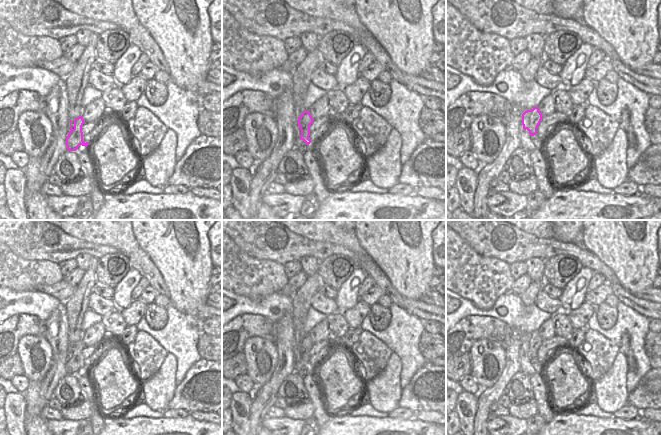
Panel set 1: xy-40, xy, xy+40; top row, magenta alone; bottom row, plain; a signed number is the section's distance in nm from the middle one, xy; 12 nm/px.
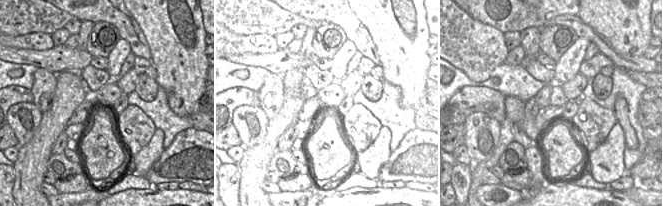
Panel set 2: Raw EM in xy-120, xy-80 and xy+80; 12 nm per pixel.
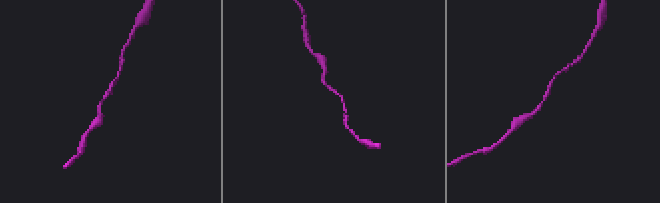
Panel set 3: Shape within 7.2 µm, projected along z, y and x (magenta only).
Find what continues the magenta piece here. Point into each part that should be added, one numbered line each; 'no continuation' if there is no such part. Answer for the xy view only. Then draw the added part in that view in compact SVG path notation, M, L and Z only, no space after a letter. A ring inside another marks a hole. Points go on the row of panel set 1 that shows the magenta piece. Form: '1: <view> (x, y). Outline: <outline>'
no continuation

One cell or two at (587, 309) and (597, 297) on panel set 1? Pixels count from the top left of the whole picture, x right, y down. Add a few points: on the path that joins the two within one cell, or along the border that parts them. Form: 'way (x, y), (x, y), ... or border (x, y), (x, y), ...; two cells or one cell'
border (585, 300), (595, 306); two cells

